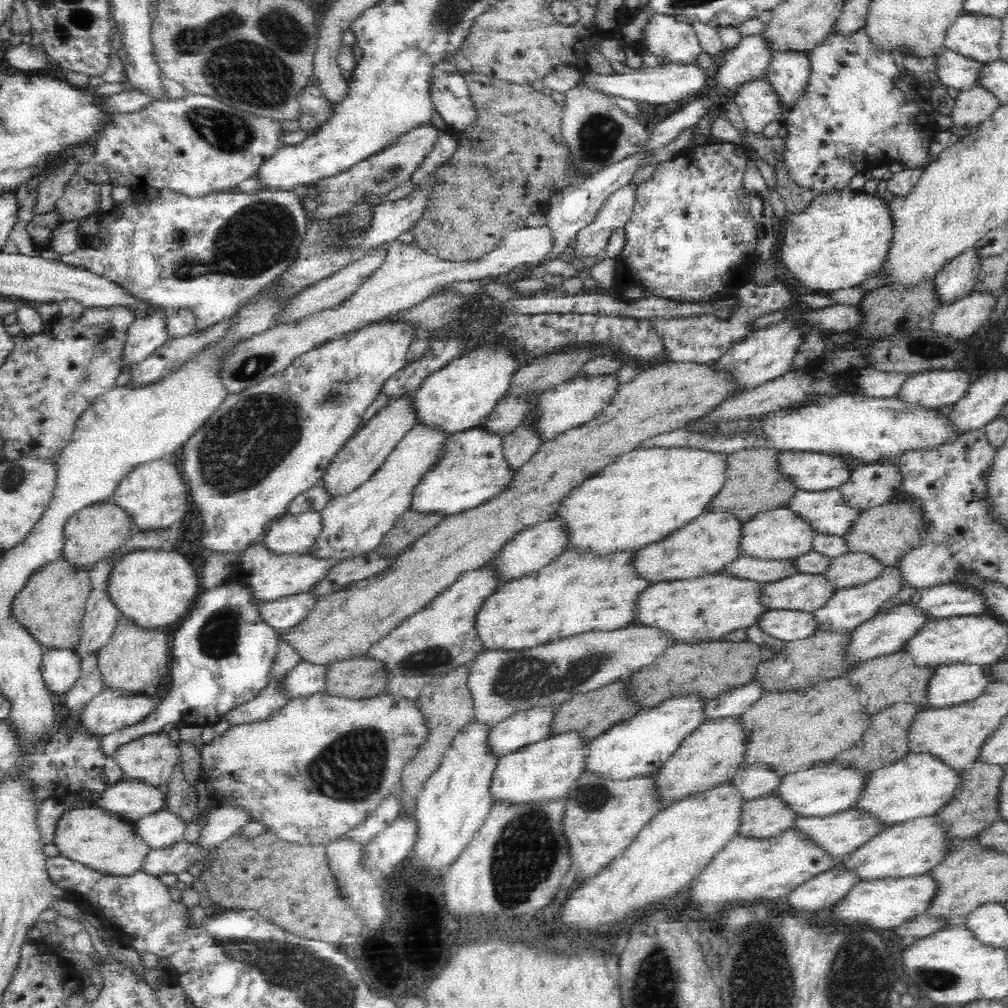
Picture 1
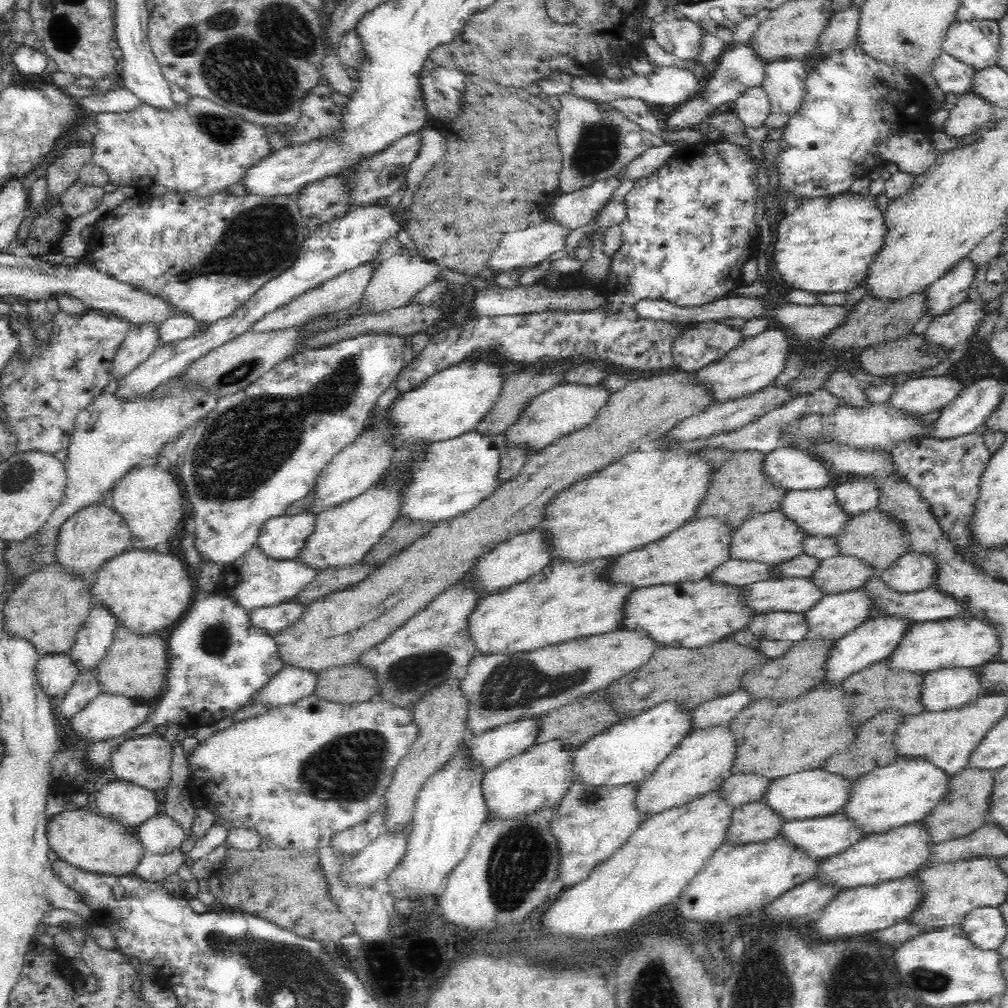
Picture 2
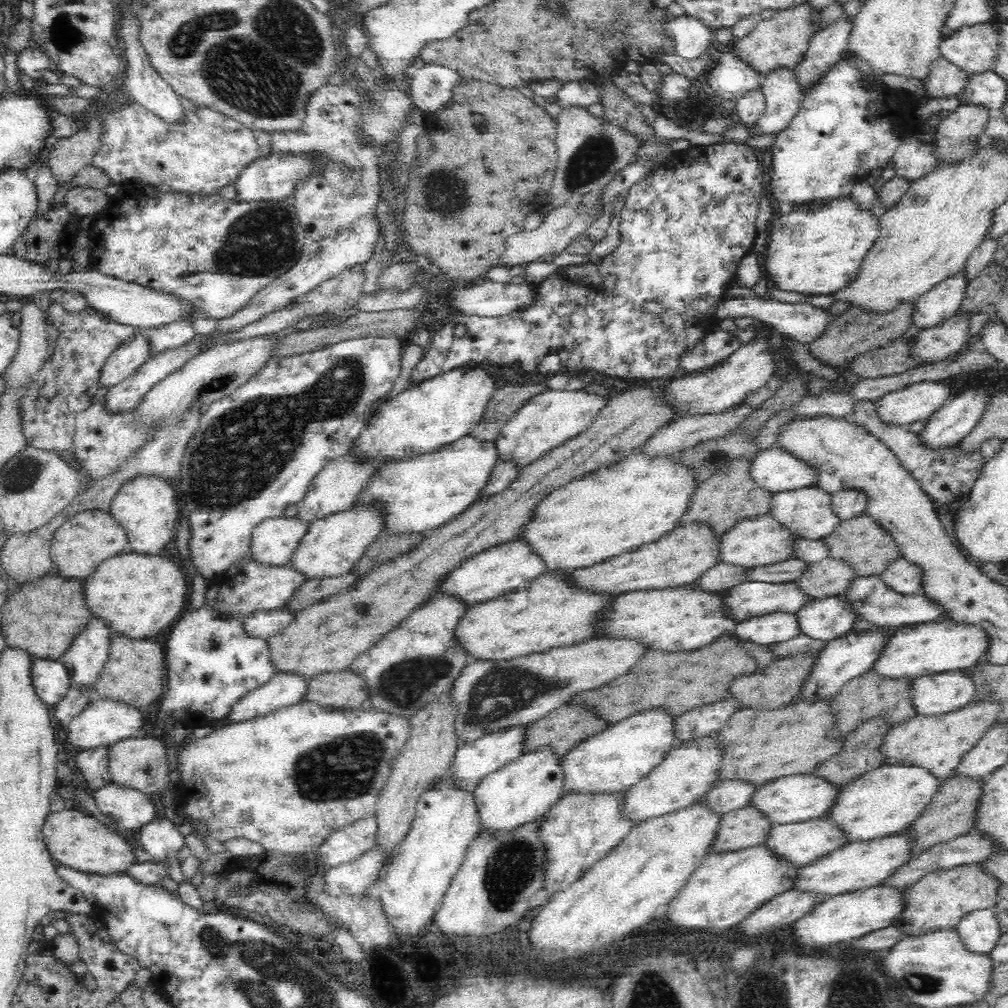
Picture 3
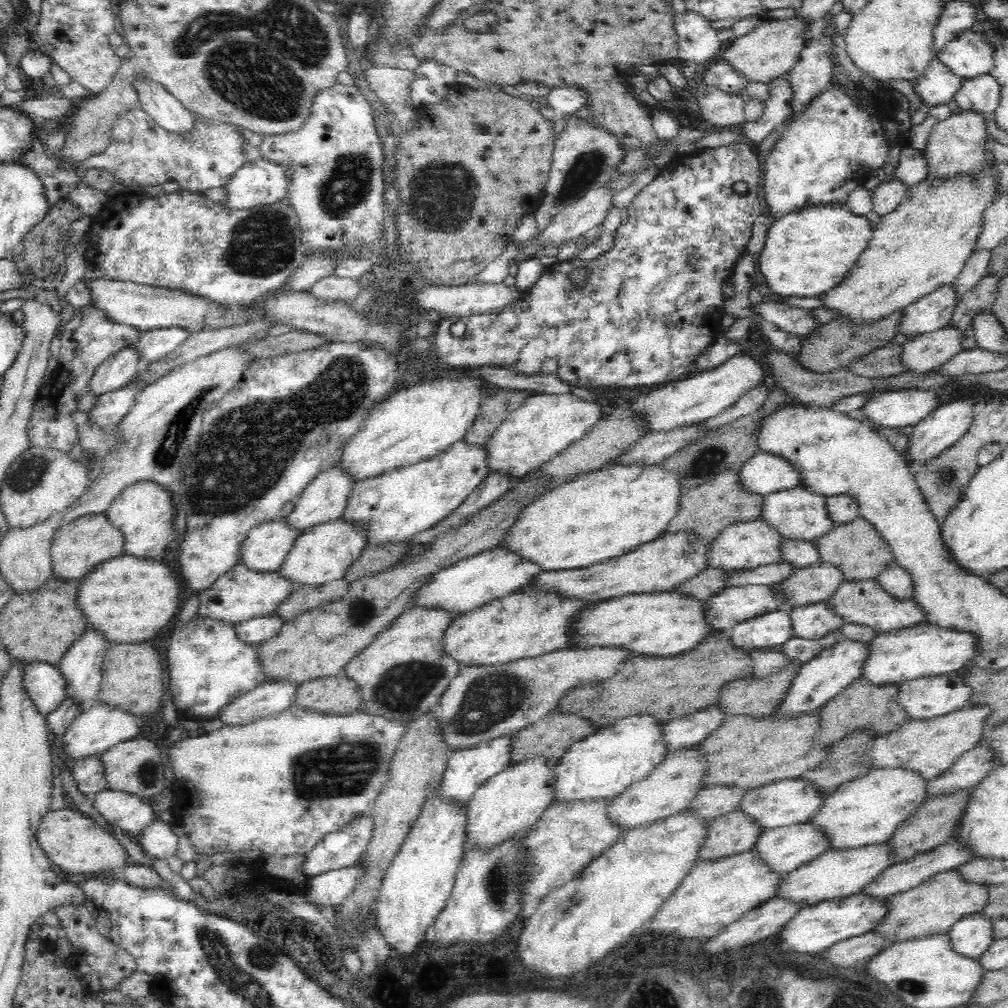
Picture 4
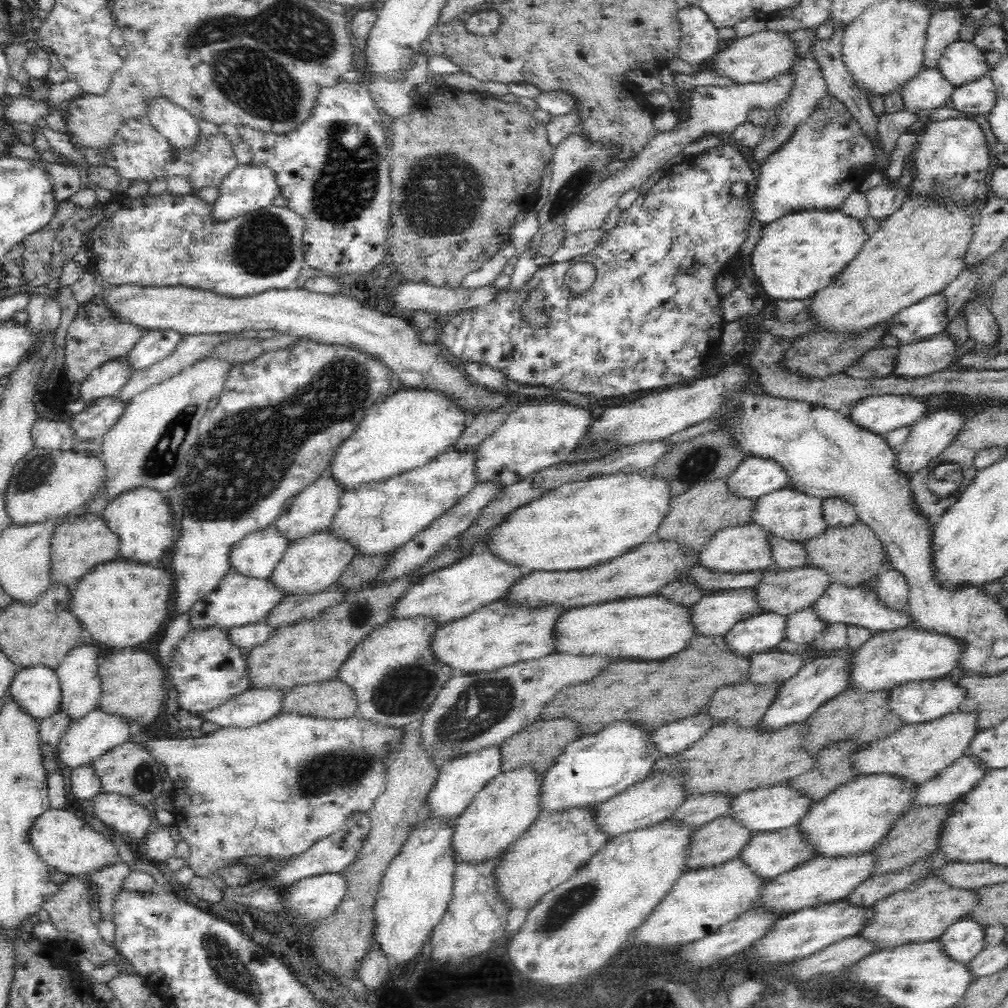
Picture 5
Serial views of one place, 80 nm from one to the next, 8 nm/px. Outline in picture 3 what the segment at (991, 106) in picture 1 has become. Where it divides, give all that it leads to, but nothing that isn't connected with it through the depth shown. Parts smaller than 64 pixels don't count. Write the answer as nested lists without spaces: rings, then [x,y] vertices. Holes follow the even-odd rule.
[[[961,102],[960,106],[935,127],[934,146],[940,161],[957,161],[976,150],[975,138],[985,131],[989,110]]]

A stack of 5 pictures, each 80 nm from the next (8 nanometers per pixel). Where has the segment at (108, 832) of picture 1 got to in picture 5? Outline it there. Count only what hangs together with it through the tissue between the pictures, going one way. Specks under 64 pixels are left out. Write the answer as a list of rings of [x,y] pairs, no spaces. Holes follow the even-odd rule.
[[[47,810],[44,814],[40,814],[30,830],[31,844],[36,853],[40,855],[40,859],[46,864],[52,866],[58,872],[63,872],[67,875],[80,875],[86,877],[87,873],[91,874],[97,870],[102,870],[106,866],[112,866],[120,862],[120,854],[114,844],[97,832],[88,822],[73,813],[73,810]]]

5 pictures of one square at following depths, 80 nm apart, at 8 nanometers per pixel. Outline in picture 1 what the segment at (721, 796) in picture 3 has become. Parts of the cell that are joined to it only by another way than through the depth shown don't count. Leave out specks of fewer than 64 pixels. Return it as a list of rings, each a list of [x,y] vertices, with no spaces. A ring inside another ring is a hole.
[[[744,762],[732,782],[736,783],[746,802],[776,792],[785,775],[778,773],[772,769],[772,765],[766,763]]]

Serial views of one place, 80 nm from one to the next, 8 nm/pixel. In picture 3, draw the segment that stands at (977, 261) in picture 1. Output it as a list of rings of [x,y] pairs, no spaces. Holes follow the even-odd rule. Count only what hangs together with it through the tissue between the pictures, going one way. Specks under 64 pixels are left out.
[[[962,267],[916,299],[912,324],[919,330],[934,326],[956,313],[968,286],[966,267]]]

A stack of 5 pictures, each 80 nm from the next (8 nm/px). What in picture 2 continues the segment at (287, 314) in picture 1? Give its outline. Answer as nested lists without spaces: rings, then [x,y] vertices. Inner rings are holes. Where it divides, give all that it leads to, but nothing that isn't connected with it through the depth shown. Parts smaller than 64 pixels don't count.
[[[369,260],[321,282],[318,286],[303,292],[300,296],[294,297],[288,304],[278,307],[274,312],[265,314],[251,326],[250,330],[260,332],[285,329],[286,327],[298,326],[305,323],[308,319],[318,316],[318,314],[330,314],[330,312],[350,308],[359,299],[361,292],[368,284],[370,277],[373,275],[374,266],[376,264],[372,260]]]

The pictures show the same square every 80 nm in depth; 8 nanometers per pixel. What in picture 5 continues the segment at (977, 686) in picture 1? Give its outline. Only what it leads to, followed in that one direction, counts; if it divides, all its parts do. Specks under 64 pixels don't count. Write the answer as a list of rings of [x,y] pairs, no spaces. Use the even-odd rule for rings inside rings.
[[[952,678],[910,681],[891,690],[890,706],[905,723],[923,723],[960,711],[967,692]]]

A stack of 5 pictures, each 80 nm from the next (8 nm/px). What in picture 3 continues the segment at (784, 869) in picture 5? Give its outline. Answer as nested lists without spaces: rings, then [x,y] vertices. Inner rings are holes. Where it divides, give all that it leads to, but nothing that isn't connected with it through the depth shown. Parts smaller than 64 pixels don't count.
[[[828,816],[813,818],[806,822],[773,825],[771,836],[764,845],[768,845],[780,854],[780,857],[790,859],[794,865],[806,867],[819,858],[834,852],[850,843],[847,832],[842,825],[832,821]]]

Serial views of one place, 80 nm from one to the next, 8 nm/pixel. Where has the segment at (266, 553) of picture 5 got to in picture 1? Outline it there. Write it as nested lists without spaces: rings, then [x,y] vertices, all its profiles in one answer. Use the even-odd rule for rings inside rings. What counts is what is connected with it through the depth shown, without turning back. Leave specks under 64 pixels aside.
[[[319,510],[283,515],[272,522],[263,544],[277,554],[307,554],[322,530],[323,518]]]

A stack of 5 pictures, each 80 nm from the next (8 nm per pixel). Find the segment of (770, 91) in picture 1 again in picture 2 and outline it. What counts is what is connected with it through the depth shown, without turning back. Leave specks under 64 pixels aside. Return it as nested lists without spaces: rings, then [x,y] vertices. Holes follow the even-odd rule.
[[[762,86],[748,88],[730,107],[748,128],[760,128],[771,116],[769,95]]]

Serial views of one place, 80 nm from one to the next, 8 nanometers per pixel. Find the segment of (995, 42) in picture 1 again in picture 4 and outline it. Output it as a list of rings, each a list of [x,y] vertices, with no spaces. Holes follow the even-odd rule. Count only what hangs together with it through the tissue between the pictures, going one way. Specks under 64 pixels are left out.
[[[974,29],[963,30],[939,50],[938,58],[963,81],[988,74],[993,70],[995,54],[992,41],[986,37],[989,34]]]

